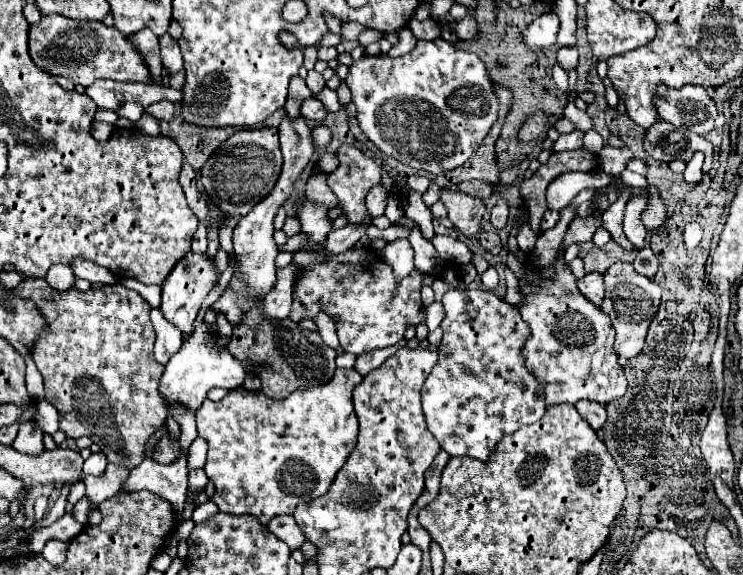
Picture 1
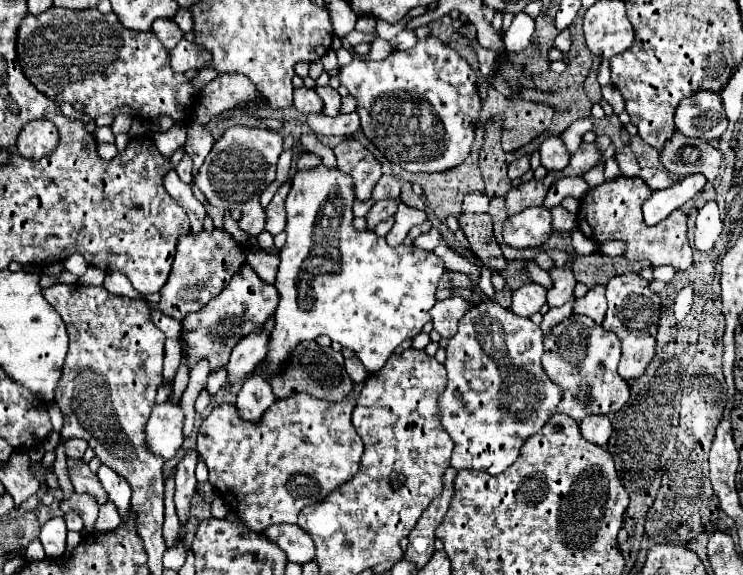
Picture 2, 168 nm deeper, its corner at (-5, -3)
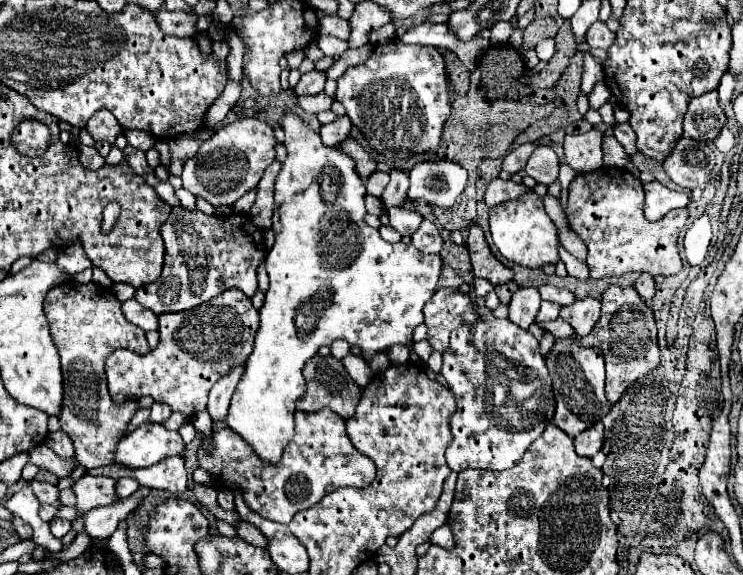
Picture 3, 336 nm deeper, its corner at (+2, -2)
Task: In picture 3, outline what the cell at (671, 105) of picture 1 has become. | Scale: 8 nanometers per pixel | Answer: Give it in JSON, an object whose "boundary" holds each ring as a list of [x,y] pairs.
{"boundary":[[[708,92],[690,100],[684,116],[684,136],[700,142],[714,140],[726,124],[724,110],[718,104],[718,92]]]}

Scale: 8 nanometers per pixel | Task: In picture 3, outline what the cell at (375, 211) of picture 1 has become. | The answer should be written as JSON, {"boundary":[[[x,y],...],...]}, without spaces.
{"boundary":[[[376,170],[376,172],[372,172],[372,174],[368,176],[368,180],[366,180],[366,190],[368,190],[368,194],[380,198],[380,194],[382,194],[384,188],[386,188],[386,184],[388,184],[388,172]]]}

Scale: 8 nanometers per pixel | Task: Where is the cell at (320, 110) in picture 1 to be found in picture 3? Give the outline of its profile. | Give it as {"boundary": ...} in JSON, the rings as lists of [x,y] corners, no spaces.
{"boundary":[[[342,116],[342,118],[336,118],[332,124],[326,124],[320,128],[320,136],[322,136],[322,142],[326,146],[336,146],[340,142],[344,142],[348,136],[350,136],[350,128],[352,128],[352,122],[348,116]]]}

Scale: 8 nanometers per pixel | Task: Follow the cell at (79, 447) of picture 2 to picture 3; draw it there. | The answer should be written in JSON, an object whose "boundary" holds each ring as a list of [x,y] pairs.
{"boundary":[[[50,432],[48,438],[46,438],[46,446],[52,448],[52,450],[54,450],[58,456],[62,456],[62,458],[74,456],[72,442],[70,442],[70,438],[68,438],[64,432]]]}

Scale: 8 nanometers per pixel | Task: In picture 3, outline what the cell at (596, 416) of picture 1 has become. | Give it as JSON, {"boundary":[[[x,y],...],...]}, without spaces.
{"boundary":[[[596,422],[592,428],[584,430],[574,438],[574,448],[580,456],[592,458],[602,448],[602,442],[604,442],[604,426],[602,422]]]}

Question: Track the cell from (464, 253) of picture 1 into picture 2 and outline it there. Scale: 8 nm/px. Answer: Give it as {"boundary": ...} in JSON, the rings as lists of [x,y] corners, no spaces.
{"boundary":[[[481,267],[481,275],[479,275],[479,289],[483,293],[487,293],[487,297],[493,297],[495,289],[491,287],[491,271],[487,267]]]}

